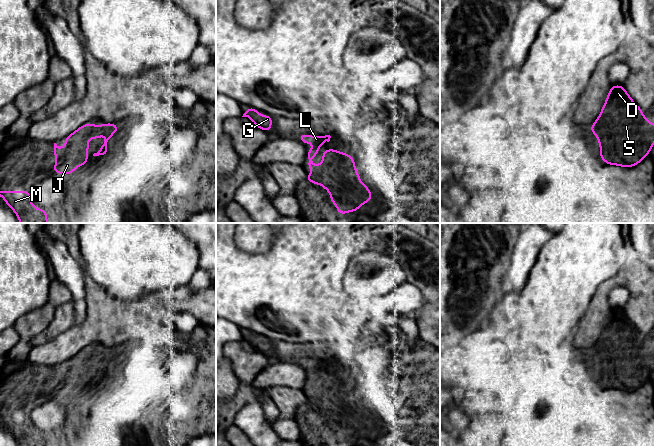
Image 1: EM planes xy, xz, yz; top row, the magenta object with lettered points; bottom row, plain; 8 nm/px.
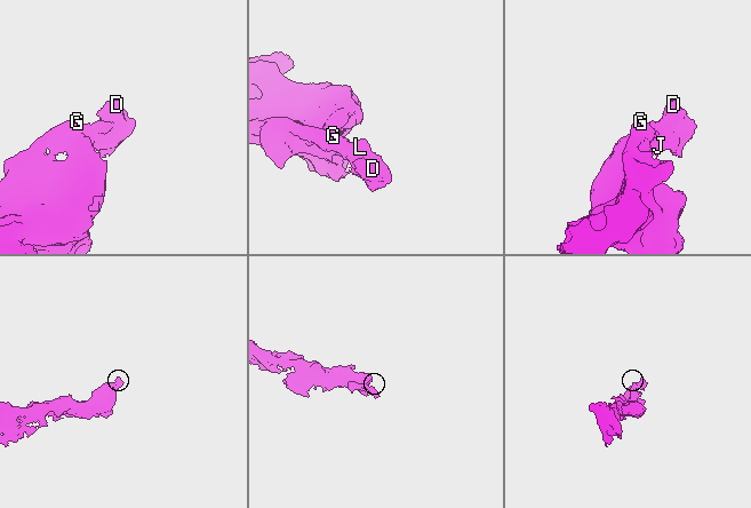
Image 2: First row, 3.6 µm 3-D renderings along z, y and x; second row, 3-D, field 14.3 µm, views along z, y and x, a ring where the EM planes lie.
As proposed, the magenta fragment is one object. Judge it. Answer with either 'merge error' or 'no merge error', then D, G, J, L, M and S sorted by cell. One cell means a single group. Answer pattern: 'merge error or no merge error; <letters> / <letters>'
no merge error; D G J L M S

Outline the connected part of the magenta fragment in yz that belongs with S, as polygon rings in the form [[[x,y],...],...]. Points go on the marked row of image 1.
[[[612,85],[602,110],[590,131],[598,138],[600,158],[609,165],[633,167],[649,155],[654,145],[654,123],[645,121],[640,107],[621,85]]]

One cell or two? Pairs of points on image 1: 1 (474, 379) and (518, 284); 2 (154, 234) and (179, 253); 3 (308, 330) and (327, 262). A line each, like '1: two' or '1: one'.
1: two
2: one
3: one

